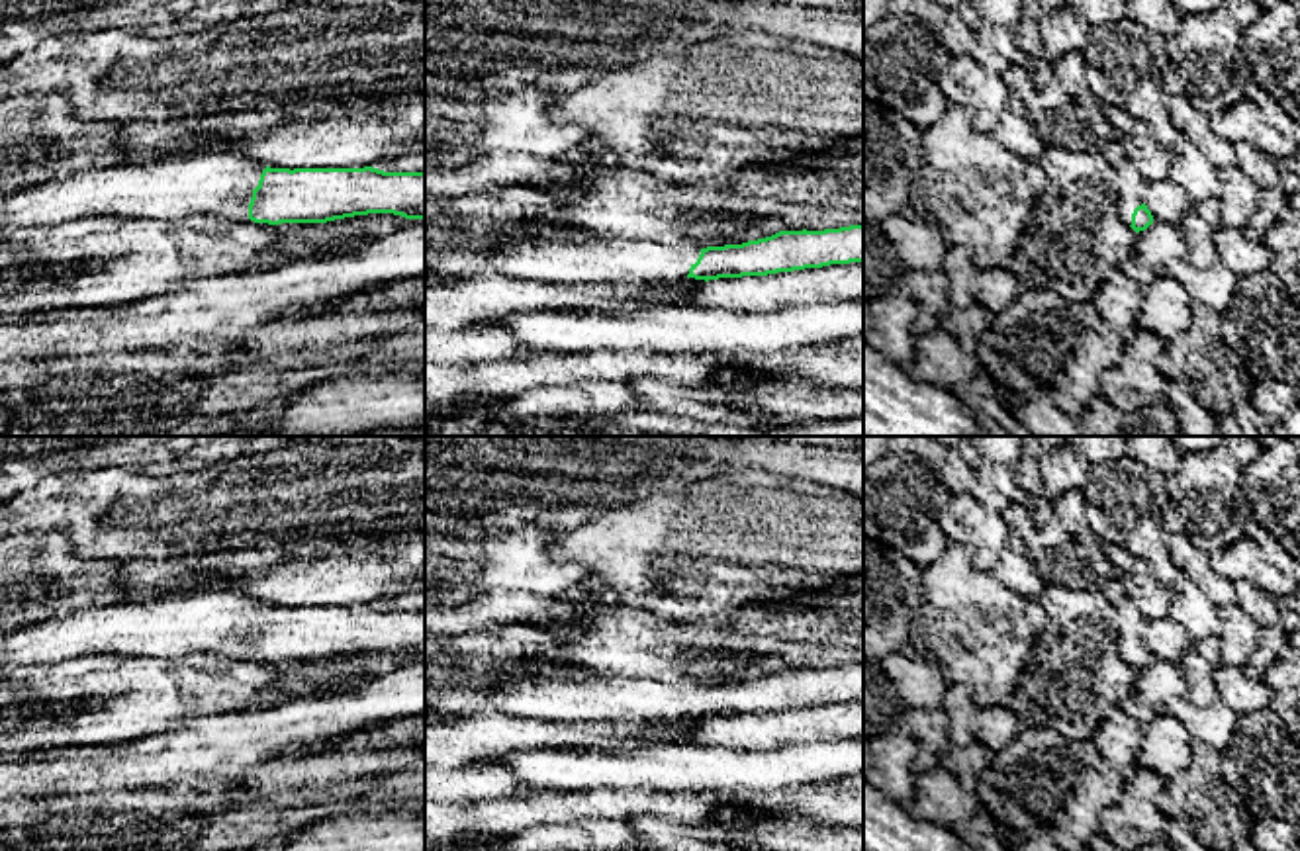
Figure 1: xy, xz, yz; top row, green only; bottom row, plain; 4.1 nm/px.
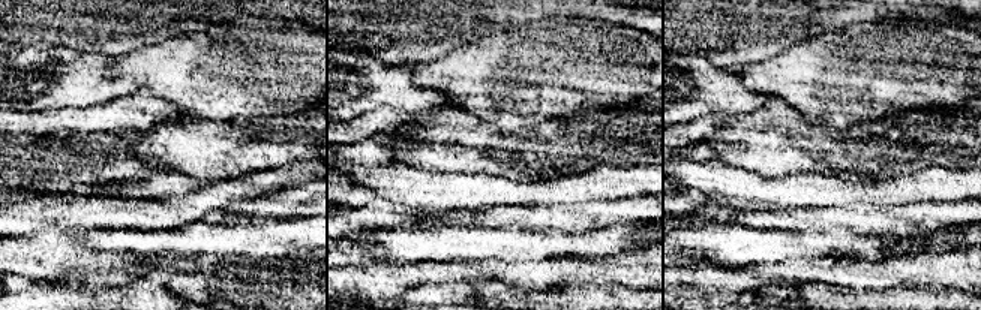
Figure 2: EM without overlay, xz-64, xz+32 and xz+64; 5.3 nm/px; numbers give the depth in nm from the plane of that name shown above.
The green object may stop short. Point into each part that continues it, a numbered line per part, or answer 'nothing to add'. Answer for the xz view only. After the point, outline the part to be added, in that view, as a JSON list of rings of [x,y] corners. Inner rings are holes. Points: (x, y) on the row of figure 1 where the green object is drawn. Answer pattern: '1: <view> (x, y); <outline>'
1: xz (523, 253); [[[511,227],[486,250],[501,274],[544,284],[664,284],[683,280],[701,250],[599,237],[558,237]],[[454,237],[470,245],[468,237]],[[470,245],[472,246],[472,245]]]

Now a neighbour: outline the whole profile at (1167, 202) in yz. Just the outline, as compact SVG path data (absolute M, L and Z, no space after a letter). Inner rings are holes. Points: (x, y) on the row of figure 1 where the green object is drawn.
M1171 178L1147 182L1145 205L1153 217L1173 225L1181 225L1192 209L1188 196Z

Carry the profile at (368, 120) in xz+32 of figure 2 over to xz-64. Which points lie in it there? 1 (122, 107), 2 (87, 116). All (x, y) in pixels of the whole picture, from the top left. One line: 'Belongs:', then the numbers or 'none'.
Belongs: 1, 2

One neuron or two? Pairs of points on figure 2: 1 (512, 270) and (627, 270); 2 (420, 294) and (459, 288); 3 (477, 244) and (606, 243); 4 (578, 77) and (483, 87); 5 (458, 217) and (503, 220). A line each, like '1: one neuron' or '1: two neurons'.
1: one neuron
2: one neuron
3: one neuron
4: one neuron
5: one neuron

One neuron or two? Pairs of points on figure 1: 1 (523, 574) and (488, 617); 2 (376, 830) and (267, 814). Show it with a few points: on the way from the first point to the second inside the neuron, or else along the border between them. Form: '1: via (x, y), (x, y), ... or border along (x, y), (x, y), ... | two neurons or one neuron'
1: border along (553, 597), (494, 591), (468, 599), (463, 605) | two neurons
2: border along (363, 806), (318, 822) | two neurons

